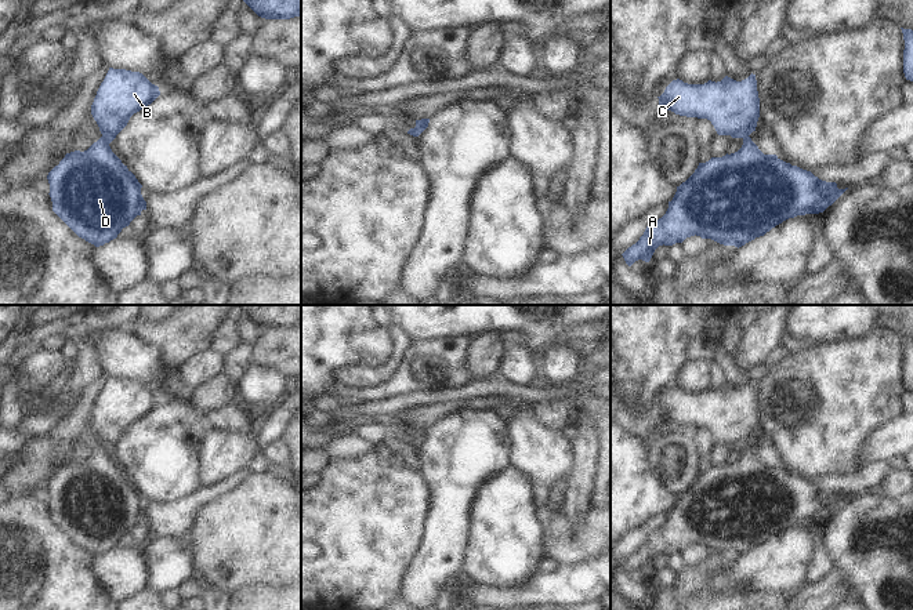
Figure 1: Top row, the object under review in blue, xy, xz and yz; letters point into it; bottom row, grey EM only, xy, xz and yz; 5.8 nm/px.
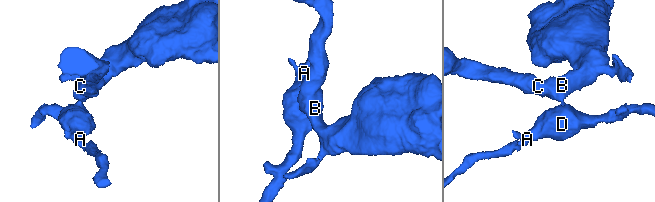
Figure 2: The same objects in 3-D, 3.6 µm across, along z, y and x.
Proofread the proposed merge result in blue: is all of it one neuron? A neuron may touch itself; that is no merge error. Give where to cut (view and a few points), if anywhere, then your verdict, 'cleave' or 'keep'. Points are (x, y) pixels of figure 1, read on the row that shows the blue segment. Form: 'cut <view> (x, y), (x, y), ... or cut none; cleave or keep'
cut xy (102, 135), (111, 141); cleave

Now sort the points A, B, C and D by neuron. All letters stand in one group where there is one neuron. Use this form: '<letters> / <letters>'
A D / B C

